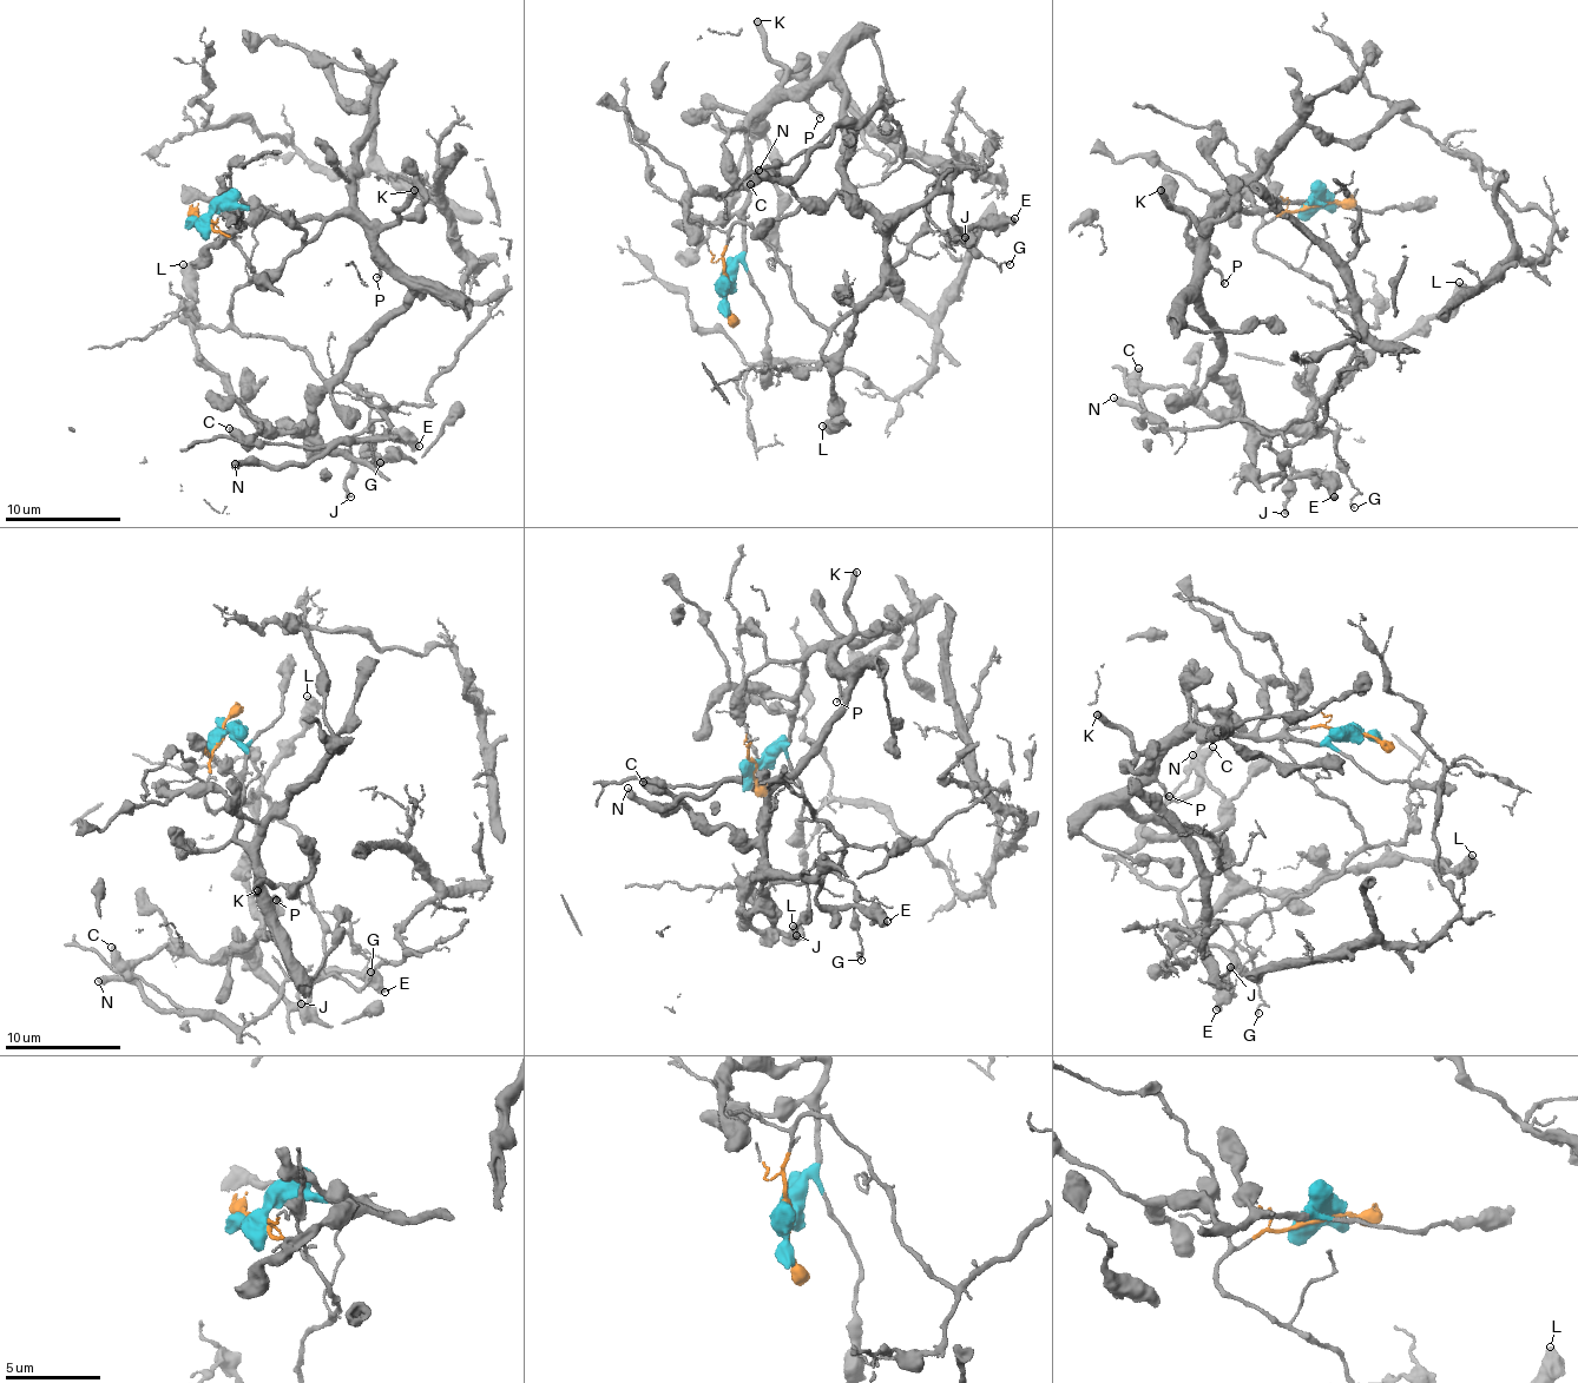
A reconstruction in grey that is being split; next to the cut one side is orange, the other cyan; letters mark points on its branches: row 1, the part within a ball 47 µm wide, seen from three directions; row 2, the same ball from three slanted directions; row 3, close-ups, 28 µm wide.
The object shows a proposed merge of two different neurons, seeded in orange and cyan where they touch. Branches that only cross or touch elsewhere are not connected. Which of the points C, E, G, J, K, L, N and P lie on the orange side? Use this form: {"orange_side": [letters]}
{"orange_side": ["G", "J", "N"]}

